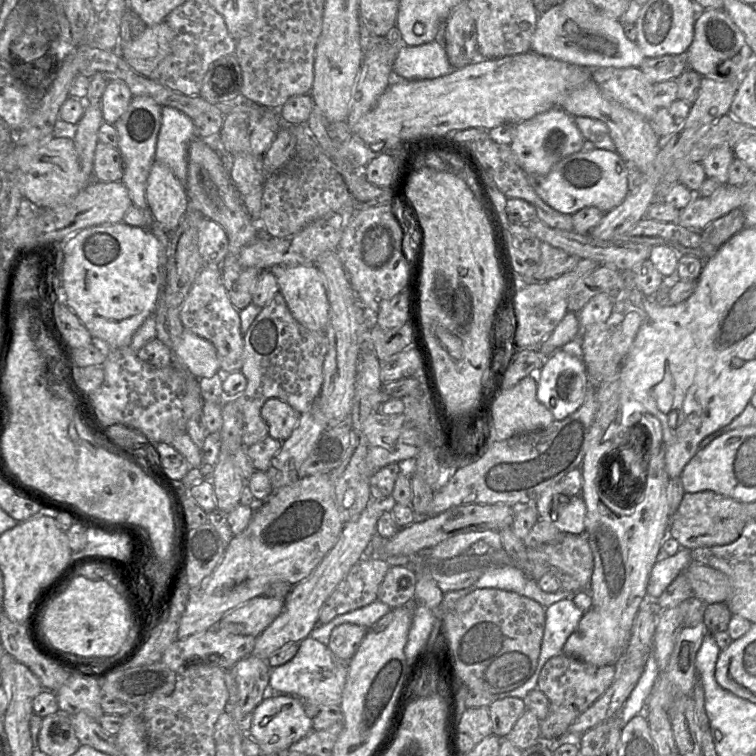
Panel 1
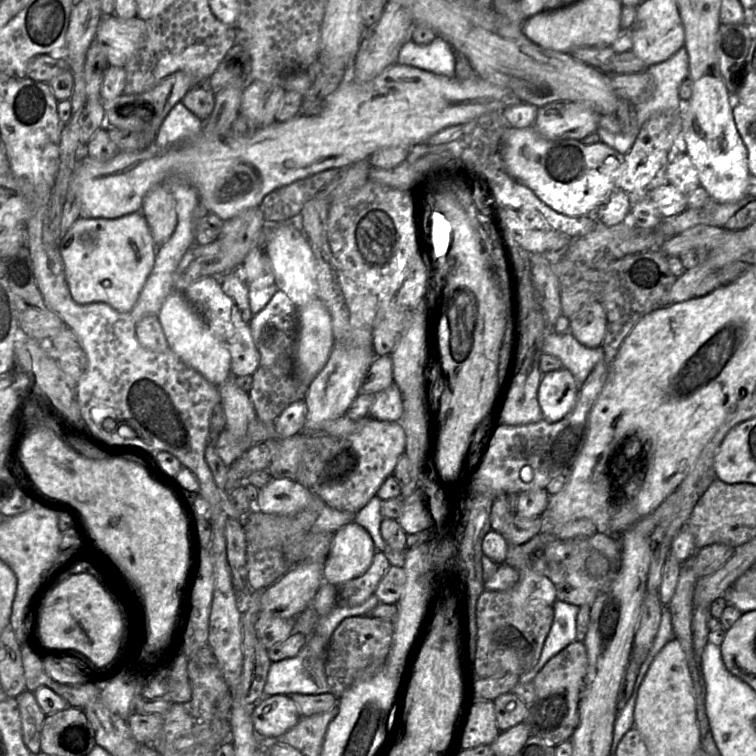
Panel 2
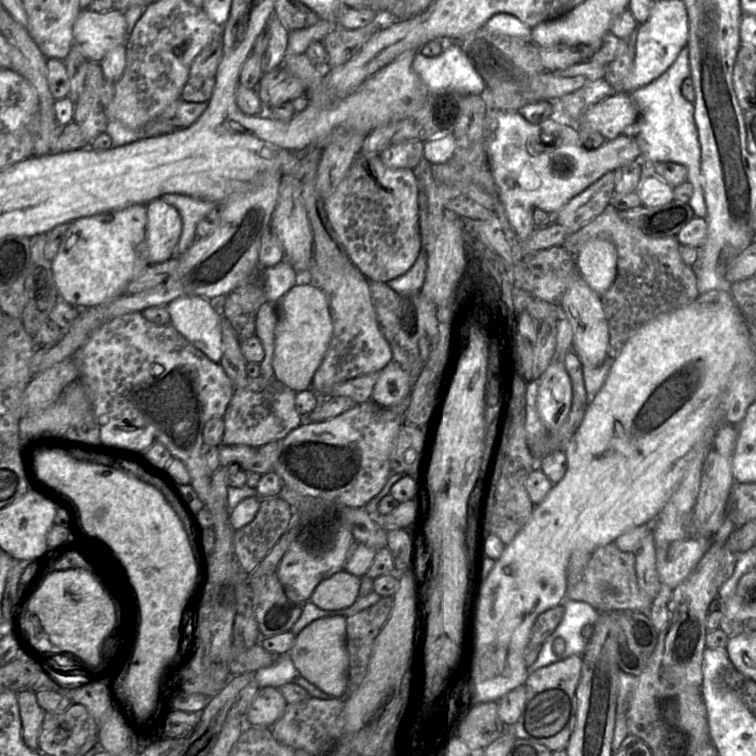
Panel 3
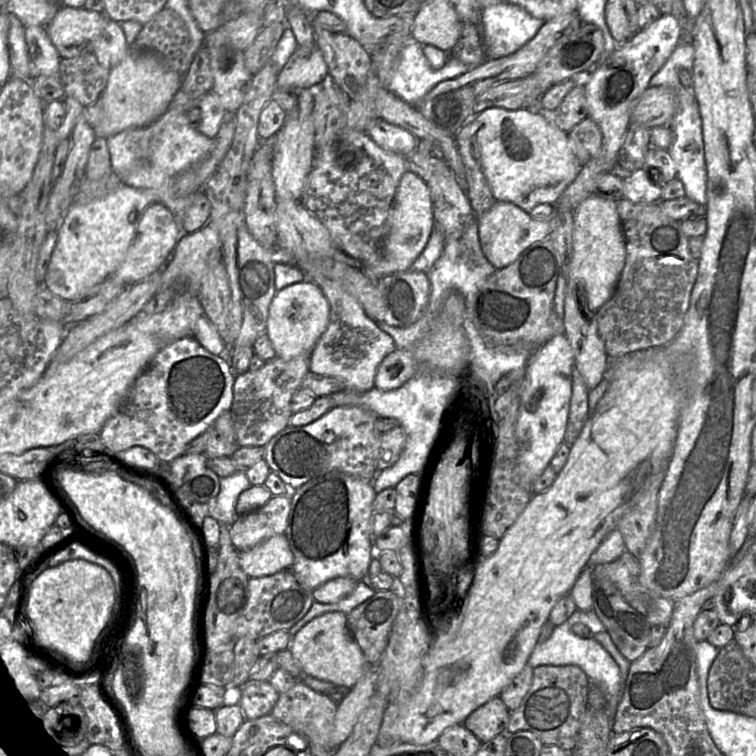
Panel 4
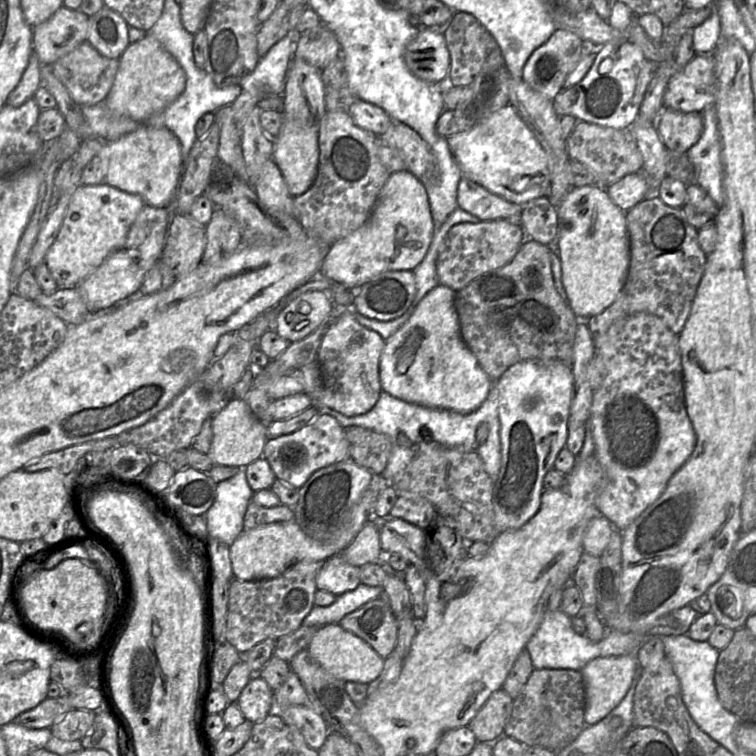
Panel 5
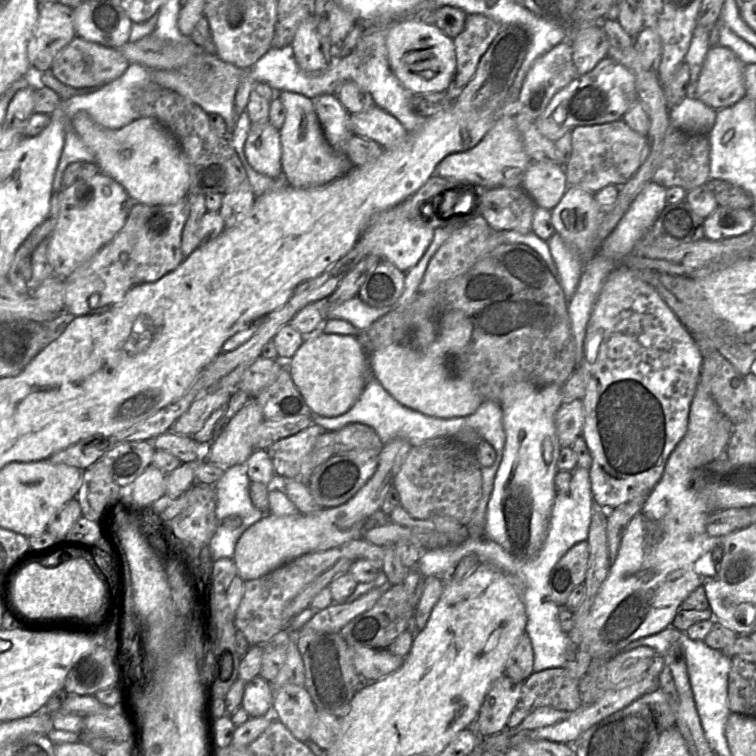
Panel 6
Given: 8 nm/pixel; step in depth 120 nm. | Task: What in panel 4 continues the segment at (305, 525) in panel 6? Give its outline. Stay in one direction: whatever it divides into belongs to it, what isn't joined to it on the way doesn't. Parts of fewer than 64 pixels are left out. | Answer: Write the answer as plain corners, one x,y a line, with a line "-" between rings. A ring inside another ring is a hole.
285,534
272,536
250,550
239,552
240,567
249,578
291,569
293,562
294,556

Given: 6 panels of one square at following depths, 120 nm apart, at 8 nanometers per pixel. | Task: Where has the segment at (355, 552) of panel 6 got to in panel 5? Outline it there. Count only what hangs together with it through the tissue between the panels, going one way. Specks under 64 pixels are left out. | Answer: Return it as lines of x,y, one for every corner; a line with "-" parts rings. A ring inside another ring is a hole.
299,561
291,565
283,574
275,578
262,580
242,581
233,579
230,583
227,624
225,639
232,644
238,652
245,654
256,644
266,640
278,640
298,629
314,607
314,595
318,590
316,576
324,561

